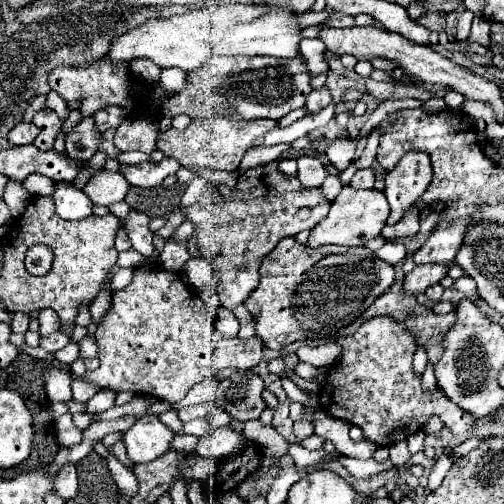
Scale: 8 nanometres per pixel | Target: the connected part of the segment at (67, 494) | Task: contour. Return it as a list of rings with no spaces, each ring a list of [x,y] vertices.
[[[67,462],[59,470],[59,476],[55,480],[53,492],[61,498],[73,498],[77,494],[77,474],[75,474],[75,464]]]

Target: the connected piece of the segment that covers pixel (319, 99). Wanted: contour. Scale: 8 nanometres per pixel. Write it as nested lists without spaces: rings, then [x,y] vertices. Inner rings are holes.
[[[323,86],[323,88],[317,88],[317,90],[313,90],[313,92],[309,94],[309,100],[307,100],[305,108],[307,108],[311,114],[315,114],[315,112],[319,112],[321,108],[325,108],[329,102],[331,102],[331,90]]]

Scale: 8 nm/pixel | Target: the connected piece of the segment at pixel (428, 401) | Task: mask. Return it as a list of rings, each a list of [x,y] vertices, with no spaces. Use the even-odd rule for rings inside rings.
[[[389,316],[371,318],[363,322],[355,334],[345,336],[337,342],[343,346],[343,356],[339,360],[339,364],[343,364],[343,370],[331,372],[327,384],[321,386],[319,398],[327,414],[359,426],[367,440],[381,446],[405,440],[415,434],[431,414],[437,414],[443,424],[455,434],[465,432],[473,422],[473,418],[457,408],[457,404],[445,400],[445,394],[441,390],[421,390],[421,380],[413,374],[411,366],[417,344],[413,336],[409,336],[405,328],[389,320]]]

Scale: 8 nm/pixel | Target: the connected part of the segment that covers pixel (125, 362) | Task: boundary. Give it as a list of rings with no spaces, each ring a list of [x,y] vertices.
[[[135,268],[133,280],[127,288],[113,292],[111,308],[99,322],[99,328],[95,332],[97,346],[99,346],[99,368],[93,372],[85,372],[81,378],[99,390],[113,390],[113,392],[133,392],[133,394],[145,394],[157,400],[165,400],[171,404],[177,404],[185,398],[189,388],[203,378],[209,378],[217,374],[223,368],[237,368],[237,370],[249,370],[261,362],[261,350],[263,340],[259,336],[241,340],[239,336],[229,338],[215,330],[211,308],[203,302],[201,294],[191,296],[189,288],[183,284],[183,280],[175,272],[167,272],[163,268]]]

